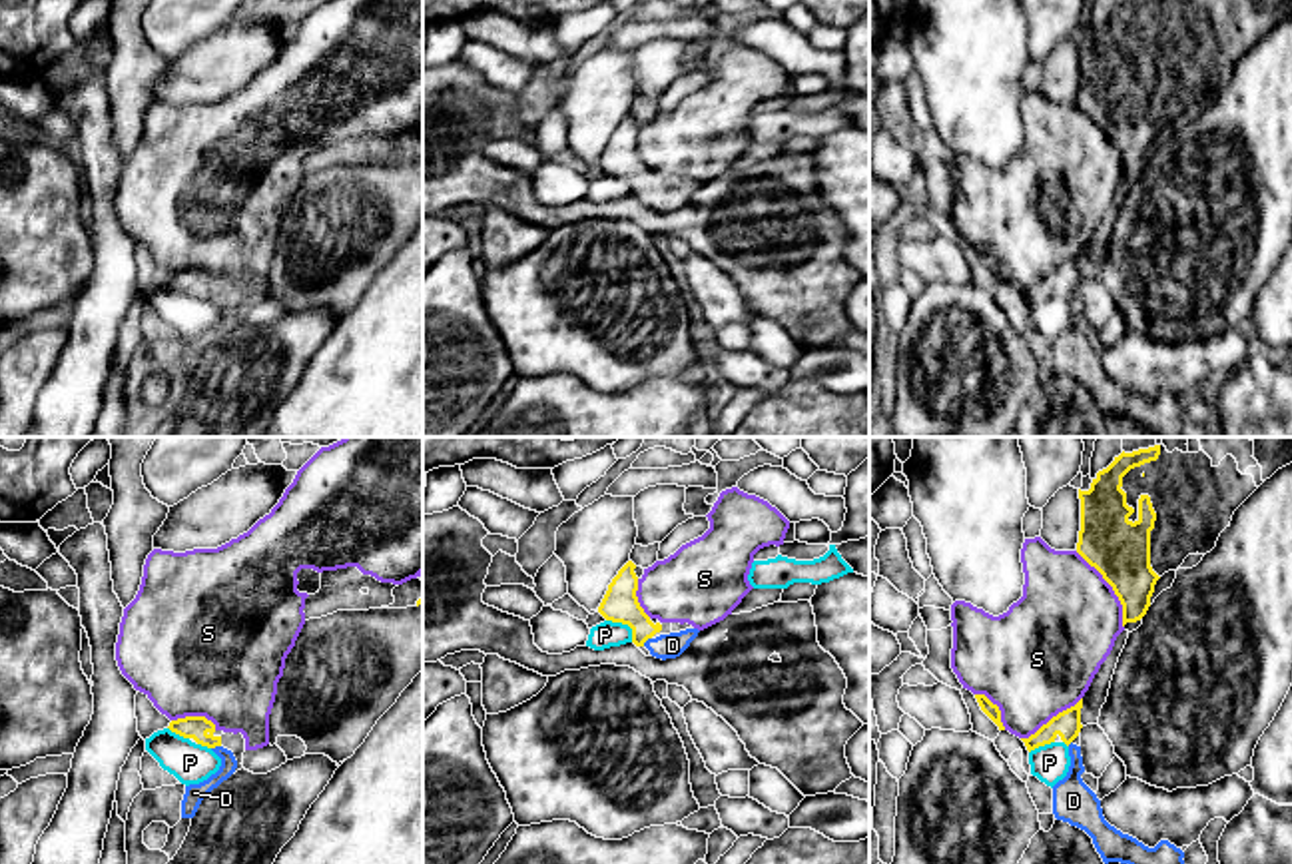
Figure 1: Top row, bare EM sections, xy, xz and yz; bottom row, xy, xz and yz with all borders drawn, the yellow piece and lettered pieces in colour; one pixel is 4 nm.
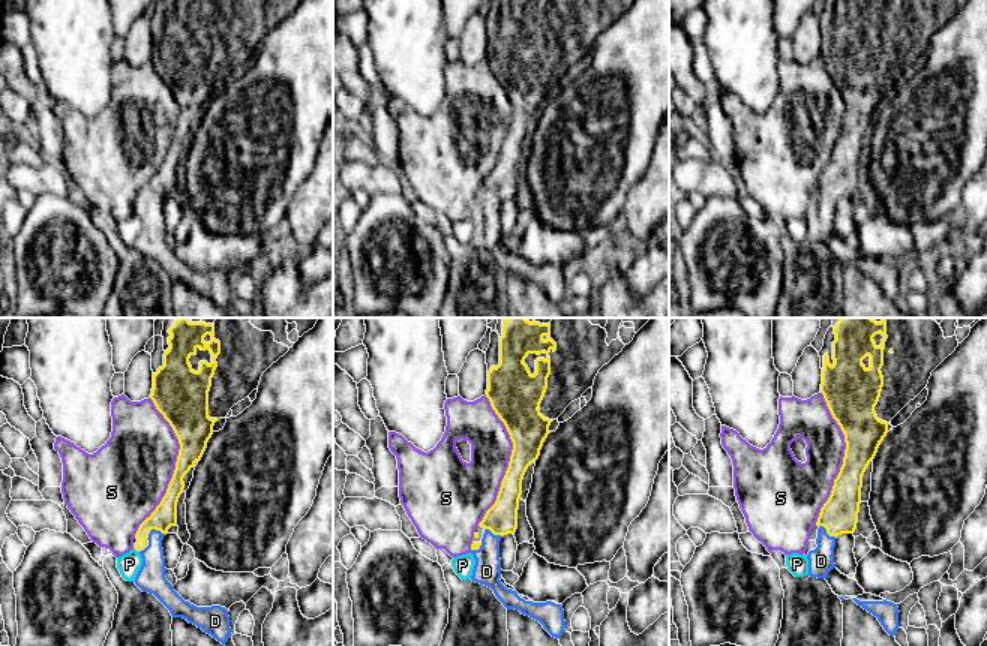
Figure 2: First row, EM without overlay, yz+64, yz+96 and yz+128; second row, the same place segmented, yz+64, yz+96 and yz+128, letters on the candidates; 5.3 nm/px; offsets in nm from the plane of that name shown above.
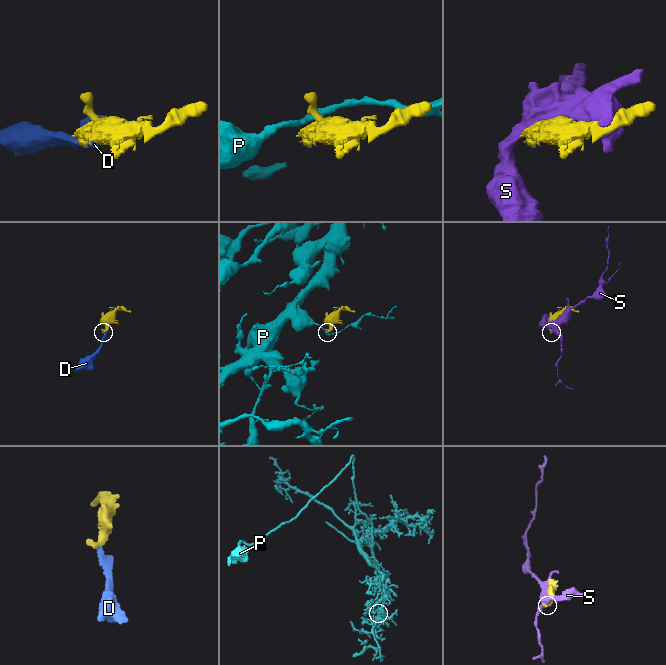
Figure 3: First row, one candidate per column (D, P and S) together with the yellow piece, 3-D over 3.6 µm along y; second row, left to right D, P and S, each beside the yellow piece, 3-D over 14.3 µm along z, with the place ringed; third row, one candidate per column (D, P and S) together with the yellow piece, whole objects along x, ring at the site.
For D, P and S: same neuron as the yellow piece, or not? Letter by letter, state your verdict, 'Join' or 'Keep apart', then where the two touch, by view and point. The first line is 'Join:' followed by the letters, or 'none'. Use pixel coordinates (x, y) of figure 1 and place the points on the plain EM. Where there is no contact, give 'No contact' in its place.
Join: D
D: Join. Touches yellow at xz (646, 192)
P: Keep apart. Touches yellow at xz (625, 176)
S: Keep apart. Touches yellow at yz (1113, 142)

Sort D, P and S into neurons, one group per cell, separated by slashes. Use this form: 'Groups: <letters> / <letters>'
Groups: D / P / S

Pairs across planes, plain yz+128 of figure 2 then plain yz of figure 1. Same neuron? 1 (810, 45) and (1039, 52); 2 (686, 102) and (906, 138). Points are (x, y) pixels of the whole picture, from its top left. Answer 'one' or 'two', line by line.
1: two
2: two

